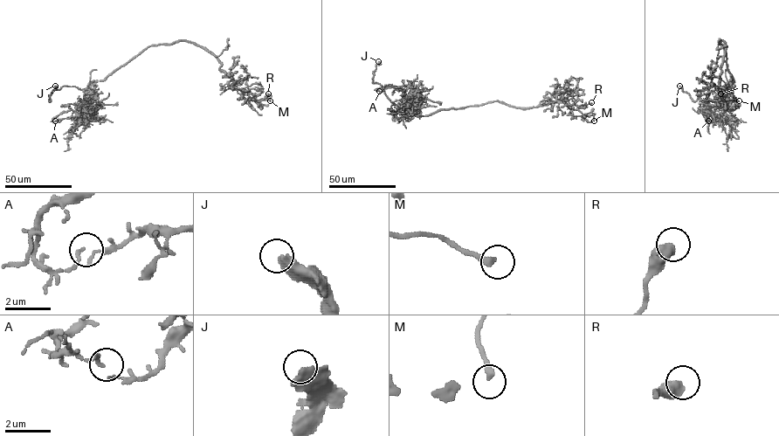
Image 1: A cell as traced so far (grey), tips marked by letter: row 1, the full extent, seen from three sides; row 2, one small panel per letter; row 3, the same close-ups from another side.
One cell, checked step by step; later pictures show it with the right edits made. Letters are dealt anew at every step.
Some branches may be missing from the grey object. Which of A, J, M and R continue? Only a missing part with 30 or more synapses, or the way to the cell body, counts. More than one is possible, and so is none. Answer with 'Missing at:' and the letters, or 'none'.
Missing at: J

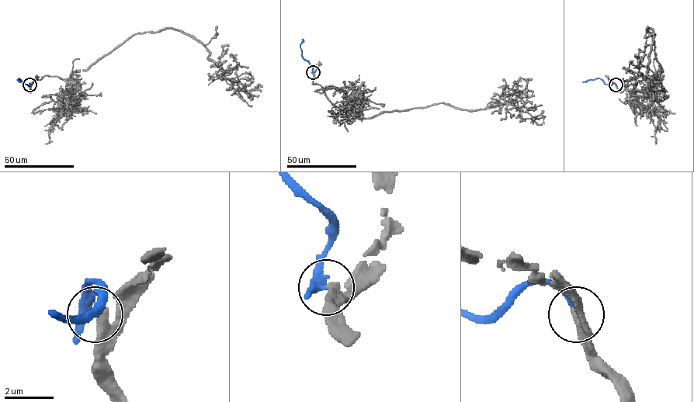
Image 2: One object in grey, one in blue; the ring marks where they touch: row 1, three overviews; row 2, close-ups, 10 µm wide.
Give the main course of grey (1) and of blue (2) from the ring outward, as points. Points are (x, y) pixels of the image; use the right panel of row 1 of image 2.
1: (615, 85), (622, 91), (628, 80), (659, 78), (663, 71), (650, 28), (648, 80), (667, 91)
2: (615, 85), (605, 84), (599, 78), (582, 82)

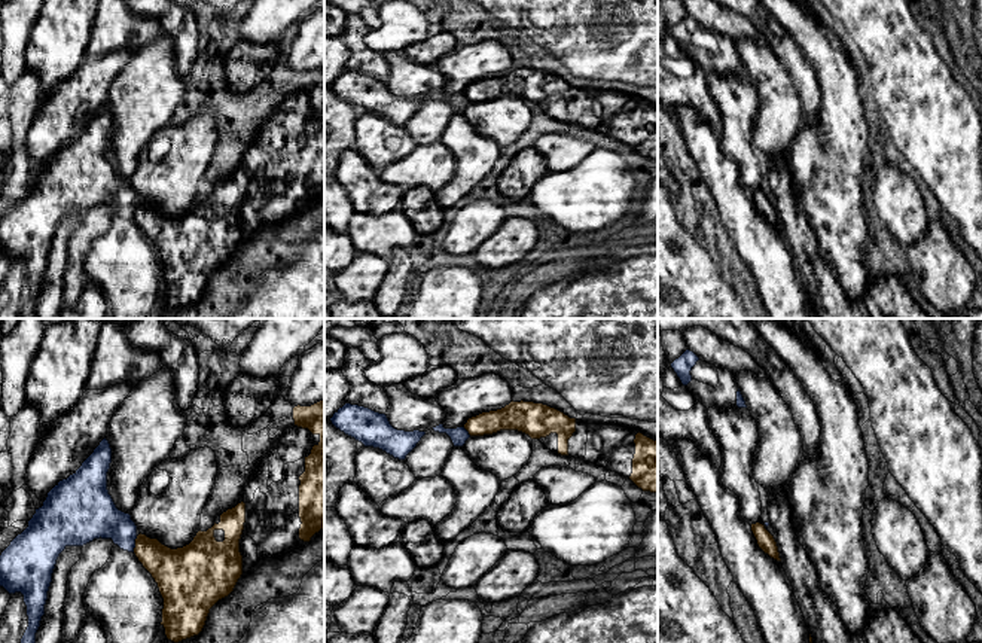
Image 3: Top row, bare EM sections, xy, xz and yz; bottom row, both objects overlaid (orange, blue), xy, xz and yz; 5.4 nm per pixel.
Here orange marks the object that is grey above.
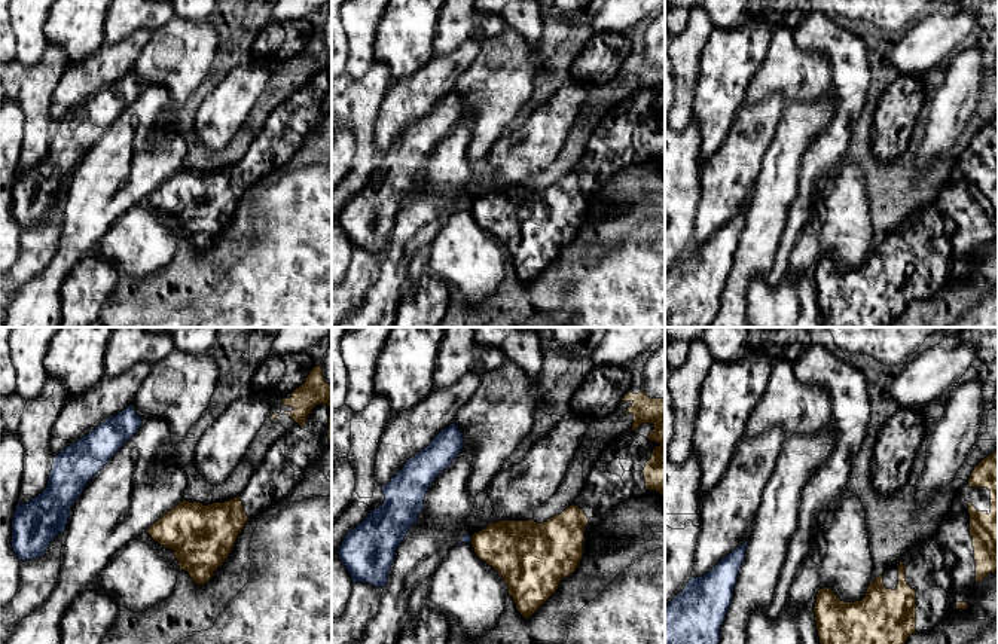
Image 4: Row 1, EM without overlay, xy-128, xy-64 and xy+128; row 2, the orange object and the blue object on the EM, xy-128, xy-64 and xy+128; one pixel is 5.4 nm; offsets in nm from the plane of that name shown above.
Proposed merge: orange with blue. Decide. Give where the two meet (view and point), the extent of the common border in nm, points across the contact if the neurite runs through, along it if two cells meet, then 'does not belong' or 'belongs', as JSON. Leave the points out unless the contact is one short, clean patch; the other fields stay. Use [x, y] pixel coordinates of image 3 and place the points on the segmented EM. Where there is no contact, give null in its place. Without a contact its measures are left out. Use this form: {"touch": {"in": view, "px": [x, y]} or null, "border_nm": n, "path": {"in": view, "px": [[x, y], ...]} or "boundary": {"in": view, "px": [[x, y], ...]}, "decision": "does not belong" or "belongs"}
{"touch": {"in": "xy", "px": [136, 544]}, "border_nm": 90, "boundary": {"in": "xy", "px": [[137, 536], [133, 551]]}, "decision": "does not belong"}

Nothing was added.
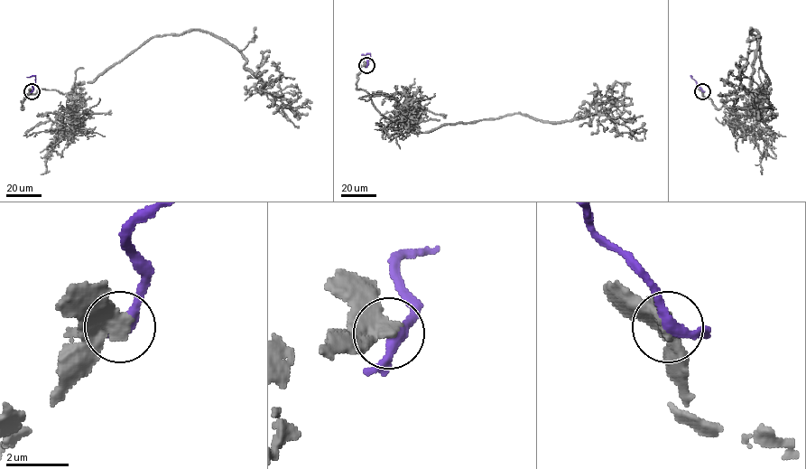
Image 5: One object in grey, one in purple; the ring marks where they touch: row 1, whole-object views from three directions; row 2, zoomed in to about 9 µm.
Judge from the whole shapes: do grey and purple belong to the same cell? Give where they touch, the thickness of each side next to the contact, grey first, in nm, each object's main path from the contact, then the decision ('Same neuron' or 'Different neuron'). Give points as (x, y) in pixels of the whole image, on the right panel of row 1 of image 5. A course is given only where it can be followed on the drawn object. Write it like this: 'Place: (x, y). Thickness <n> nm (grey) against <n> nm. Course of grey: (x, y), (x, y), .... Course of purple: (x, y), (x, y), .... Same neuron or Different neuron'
Place: (702, 91). Thickness 650 nm (grey) against 320 nm. Course of grey: (701, 91), (717, 108), (727, 94), (765, 93), (770, 83), (750, 33), (755, 30), (752, 94), (776, 108). Course of purple: (701, 91), (690, 77). Different neuron

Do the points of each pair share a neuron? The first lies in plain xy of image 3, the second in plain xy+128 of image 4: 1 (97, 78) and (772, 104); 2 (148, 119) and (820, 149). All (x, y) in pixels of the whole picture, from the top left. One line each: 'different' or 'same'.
1: same
2: different

